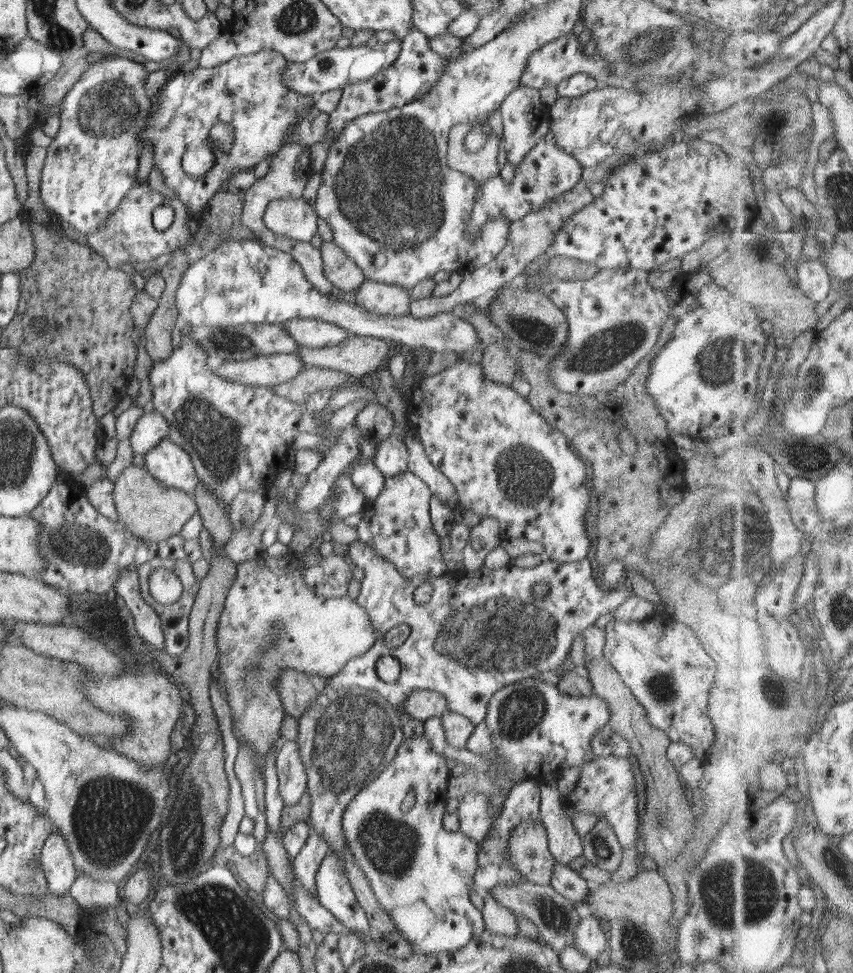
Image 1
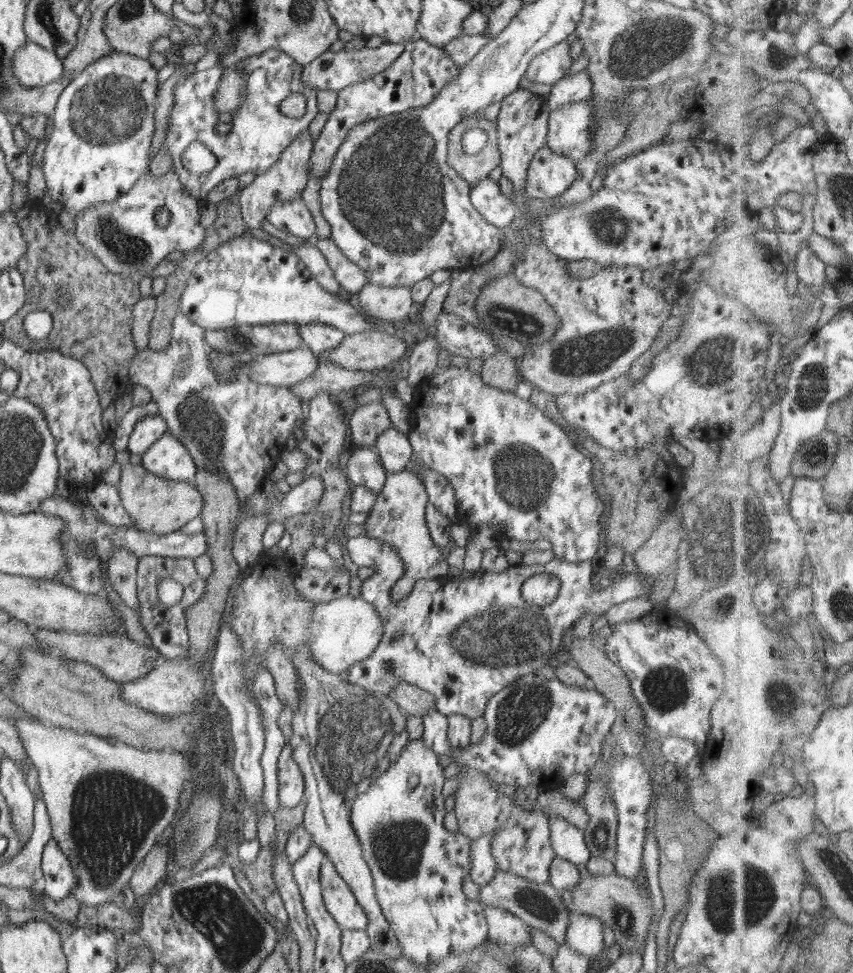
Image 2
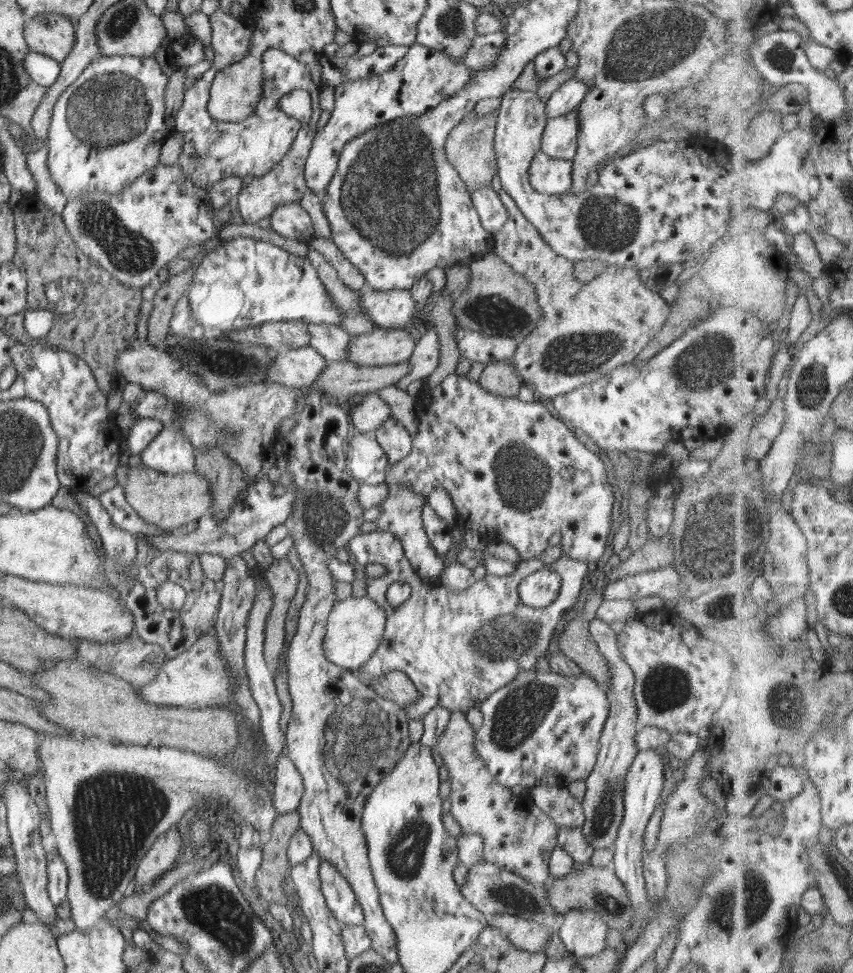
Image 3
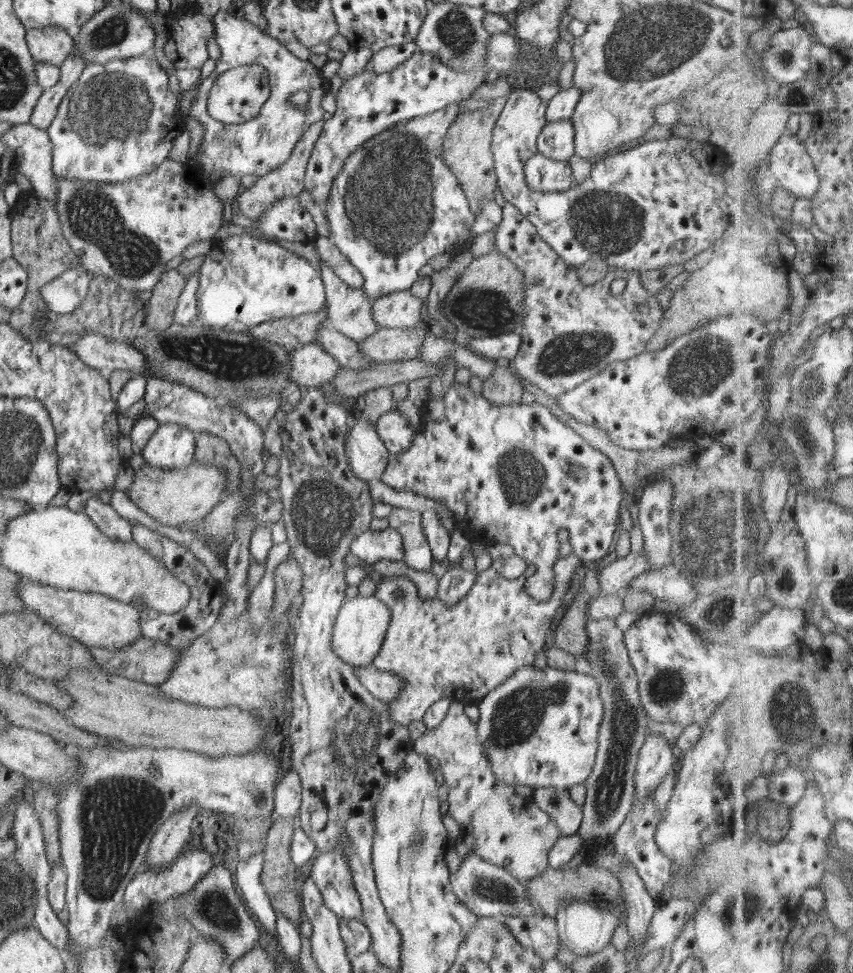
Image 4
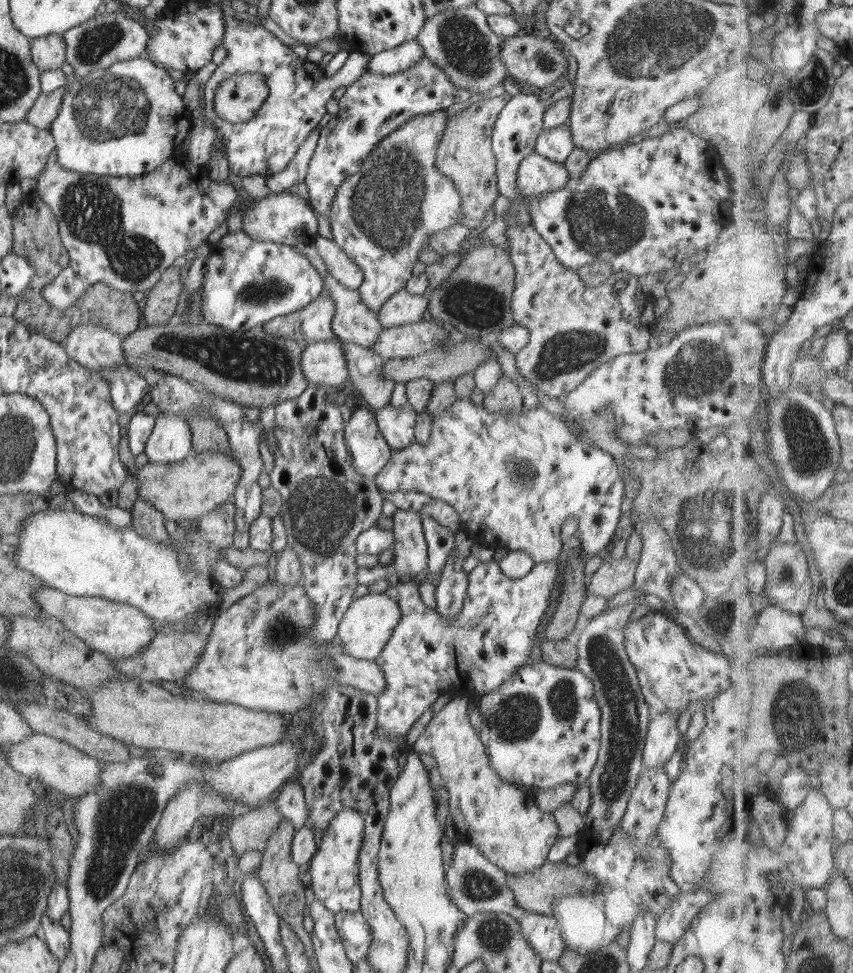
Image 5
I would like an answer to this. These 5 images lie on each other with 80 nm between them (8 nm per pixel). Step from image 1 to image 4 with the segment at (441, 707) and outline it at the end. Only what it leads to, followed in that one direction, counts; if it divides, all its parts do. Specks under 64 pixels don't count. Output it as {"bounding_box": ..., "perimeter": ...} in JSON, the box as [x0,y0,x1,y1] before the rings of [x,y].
{"bounding_box":[352,664,403,702],"perimeter":[[[373,664],[352,667],[352,670],[362,686],[366,687],[376,698],[385,702],[394,700],[403,688],[400,678],[376,669]]]}

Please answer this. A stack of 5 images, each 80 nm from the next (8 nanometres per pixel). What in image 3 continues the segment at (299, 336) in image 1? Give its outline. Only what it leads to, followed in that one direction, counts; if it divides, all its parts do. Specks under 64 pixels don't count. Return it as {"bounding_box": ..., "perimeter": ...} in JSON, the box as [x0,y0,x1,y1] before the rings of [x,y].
{"bounding_box":[308,323,351,361],"perimeter":[[[308,323],[308,344],[329,361],[347,360],[347,346],[351,336],[334,324]]]}

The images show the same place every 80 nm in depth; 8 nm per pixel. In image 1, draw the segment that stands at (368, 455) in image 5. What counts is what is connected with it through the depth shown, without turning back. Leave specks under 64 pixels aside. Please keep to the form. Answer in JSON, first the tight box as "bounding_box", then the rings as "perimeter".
{"bounding_box":[348,457,386,502],"perimeter":[[[361,457],[352,464],[348,476],[364,494],[368,502],[372,502],[380,494],[386,479],[373,463],[373,458]]]}

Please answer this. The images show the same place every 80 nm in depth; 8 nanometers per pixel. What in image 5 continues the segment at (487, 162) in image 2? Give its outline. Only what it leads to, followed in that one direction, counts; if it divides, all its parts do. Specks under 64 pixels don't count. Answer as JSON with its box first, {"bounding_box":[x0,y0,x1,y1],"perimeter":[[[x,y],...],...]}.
{"bounding_box":[435,93,511,229],"perimeter":[[[504,93],[490,100],[480,100],[475,104],[470,104],[466,110],[456,116],[448,118],[442,140],[437,148],[435,165],[450,179],[460,196],[463,220],[459,224],[471,229],[480,225],[486,212],[490,210],[491,205],[494,205],[499,195],[495,173],[497,160],[490,138],[500,112],[511,98],[510,94]]]}

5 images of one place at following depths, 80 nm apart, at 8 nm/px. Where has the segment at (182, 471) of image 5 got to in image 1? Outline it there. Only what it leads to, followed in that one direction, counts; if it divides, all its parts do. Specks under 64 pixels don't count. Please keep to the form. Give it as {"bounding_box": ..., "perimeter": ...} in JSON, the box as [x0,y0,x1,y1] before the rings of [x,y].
{"bounding_box":[113,465,196,543],"perimeter":[[[131,465],[122,471],[114,483],[113,497],[119,522],[134,537],[144,543],[160,543],[180,534],[183,526],[196,514],[195,495],[158,482],[145,467]]]}

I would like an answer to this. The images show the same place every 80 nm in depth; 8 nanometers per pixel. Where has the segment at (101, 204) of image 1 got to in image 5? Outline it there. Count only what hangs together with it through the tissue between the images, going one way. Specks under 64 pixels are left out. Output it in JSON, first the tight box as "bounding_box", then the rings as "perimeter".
{"bounding_box":[51,55,193,177],"perimeter":[[[144,55],[132,60],[114,62],[108,69],[96,70],[83,81],[75,82],[68,90],[61,102],[59,114],[52,124],[51,135],[55,140],[55,151],[58,164],[64,170],[73,170],[80,174],[95,174],[96,176],[135,177],[144,173],[155,171],[172,156],[177,156],[183,141],[193,126],[192,114],[184,107],[183,98],[176,93],[175,81],[166,70],[158,68],[154,62],[149,61]]]}

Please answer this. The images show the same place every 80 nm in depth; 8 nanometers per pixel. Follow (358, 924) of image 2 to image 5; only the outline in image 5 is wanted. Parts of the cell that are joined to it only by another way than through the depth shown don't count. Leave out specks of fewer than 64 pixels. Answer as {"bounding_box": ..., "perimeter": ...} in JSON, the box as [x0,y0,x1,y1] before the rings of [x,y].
{"bounding_box":[310,809,366,913],"perimeter":[[[342,809],[330,822],[331,826],[318,841],[318,849],[310,861],[311,889],[333,913],[358,912],[361,910],[361,888],[357,860],[363,845],[363,822],[366,821],[360,811]]]}

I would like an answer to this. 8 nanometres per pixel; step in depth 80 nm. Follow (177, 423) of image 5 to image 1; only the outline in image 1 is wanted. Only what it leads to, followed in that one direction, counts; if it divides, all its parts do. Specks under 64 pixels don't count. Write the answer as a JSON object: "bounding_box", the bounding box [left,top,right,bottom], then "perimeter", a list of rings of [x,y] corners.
{"bounding_box":[144,438,199,494],"perimeter":[[[165,438],[144,455],[144,467],[164,486],[193,494],[199,480],[189,454]]]}

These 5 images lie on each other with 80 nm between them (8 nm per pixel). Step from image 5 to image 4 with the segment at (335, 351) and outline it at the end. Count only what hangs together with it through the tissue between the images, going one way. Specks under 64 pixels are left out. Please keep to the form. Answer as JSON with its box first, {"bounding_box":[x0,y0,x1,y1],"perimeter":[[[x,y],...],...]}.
{"bounding_box":[289,342,342,389],"perimeter":[[[316,342],[302,345],[292,350],[289,356],[289,379],[304,389],[311,387],[325,388],[342,367]]]}

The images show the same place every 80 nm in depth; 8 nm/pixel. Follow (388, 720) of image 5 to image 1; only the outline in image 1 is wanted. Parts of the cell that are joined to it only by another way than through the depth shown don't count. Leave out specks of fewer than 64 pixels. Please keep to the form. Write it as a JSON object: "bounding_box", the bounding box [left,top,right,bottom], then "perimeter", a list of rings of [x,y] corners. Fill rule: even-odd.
{"bounding_box":[328,540,634,725],"perimeter":[[[356,540],[355,542],[353,542],[349,545],[348,559],[350,560],[349,563],[351,565],[353,565],[353,567],[360,567],[360,569],[362,569],[364,571],[364,575],[366,575],[366,576],[364,576],[364,579],[361,581],[362,585],[360,588],[360,596],[358,596],[357,602],[358,602],[358,605],[360,605],[360,607],[362,607],[362,609],[364,609],[364,611],[366,611],[366,613],[368,613],[368,619],[370,619],[370,622],[372,623],[373,629],[375,630],[375,635],[377,637],[376,637],[375,643],[364,654],[361,654],[360,656],[357,656],[356,658],[352,658],[352,660],[350,662],[348,662],[348,664],[346,664],[346,666],[344,666],[344,668],[342,668],[342,670],[340,670],[340,672],[338,672],[338,674],[328,678],[329,687],[333,688],[334,690],[337,690],[337,689],[340,689],[340,690],[354,689],[354,688],[368,689],[368,690],[373,690],[373,692],[380,693],[381,696],[384,697],[389,702],[391,707],[395,710],[395,713],[397,714],[397,716],[400,716],[400,722],[402,722],[402,716],[403,715],[410,715],[410,714],[408,714],[408,712],[406,712],[406,710],[403,706],[403,702],[405,702],[405,698],[407,698],[407,696],[411,692],[415,692],[415,690],[428,690],[428,691],[436,691],[437,693],[442,693],[447,698],[447,701],[449,702],[449,711],[455,712],[455,710],[451,710],[450,700],[466,700],[466,696],[462,696],[462,694],[460,694],[460,692],[458,692],[458,690],[460,690],[460,688],[456,688],[456,686],[460,686],[460,684],[466,684],[466,686],[468,686],[468,712],[470,712],[470,718],[469,719],[472,721],[472,724],[475,724],[475,725],[480,724],[482,721],[485,720],[485,716],[487,715],[487,706],[488,706],[490,697],[497,690],[500,690],[504,686],[509,686],[509,684],[520,682],[520,680],[522,680],[522,679],[534,679],[534,680],[536,680],[536,679],[538,679],[538,676],[544,674],[544,672],[559,673],[560,672],[559,666],[564,662],[564,660],[566,660],[566,655],[570,652],[570,647],[572,646],[572,641],[574,640],[574,637],[577,635],[580,635],[581,632],[585,628],[588,628],[590,625],[594,625],[594,622],[596,622],[596,620],[598,618],[600,618],[602,615],[608,614],[609,612],[613,612],[617,606],[620,606],[620,604],[626,602],[626,600],[628,598],[630,598],[630,596],[634,595],[634,591],[623,591],[620,589],[620,590],[614,590],[614,591],[610,592],[610,591],[606,590],[605,588],[599,588],[598,585],[596,585],[597,584],[596,580],[592,577],[592,564],[589,562],[588,559],[584,559],[582,561],[578,561],[578,562],[564,563],[564,562],[556,561],[555,559],[550,559],[550,558],[546,557],[546,559],[542,562],[542,564],[538,564],[538,566],[536,566],[536,568],[518,568],[518,566],[507,565],[506,567],[496,568],[496,570],[492,570],[492,569],[486,568],[483,565],[480,569],[478,569],[476,571],[472,571],[472,572],[467,572],[466,570],[462,571],[462,572],[447,571],[445,575],[442,575],[440,577],[434,577],[434,580],[432,580],[433,588],[432,588],[432,597],[430,597],[430,601],[428,601],[428,603],[418,604],[418,603],[416,603],[416,601],[414,601],[414,590],[416,590],[416,587],[418,585],[420,585],[421,583],[425,583],[426,578],[419,577],[419,576],[416,576],[412,579],[404,578],[404,576],[402,576],[402,574],[400,574],[400,572],[398,572],[398,570],[396,570],[396,567],[394,567],[394,564],[386,561],[386,559],[384,559],[384,557],[380,557],[380,555],[376,555],[376,553],[374,553],[374,549],[370,549],[370,547],[368,547],[368,545],[362,544],[362,542],[360,542],[360,540]],[[542,581],[544,581],[544,585],[548,586],[548,592],[546,592],[546,594],[544,594],[544,596],[540,596],[540,598],[536,598],[536,594],[532,594],[532,588],[534,585],[538,585],[538,583],[542,583]],[[400,624],[406,624],[406,626],[409,626],[411,628],[410,634],[409,634],[408,638],[406,638],[404,643],[400,644],[400,646],[398,646],[397,648],[388,648],[388,646],[386,646],[386,642],[384,642],[384,636],[386,636],[386,634],[388,634],[388,632],[390,632],[390,630],[392,630],[392,628],[394,628],[394,626],[400,626]],[[382,656],[394,656],[394,658],[397,658],[400,662],[400,678],[398,678],[398,680],[396,680],[396,682],[392,682],[392,684],[388,684],[388,682],[383,682],[377,675],[376,662],[377,662],[378,658],[382,658]]]}

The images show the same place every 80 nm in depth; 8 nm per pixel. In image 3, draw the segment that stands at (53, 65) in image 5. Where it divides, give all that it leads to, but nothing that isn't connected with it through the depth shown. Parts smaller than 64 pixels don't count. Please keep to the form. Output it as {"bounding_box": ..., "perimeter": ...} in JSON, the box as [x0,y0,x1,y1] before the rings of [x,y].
{"bounding_box":[23,11,75,64],"perimeter":[[[46,11],[26,20],[23,31],[30,51],[44,54],[61,64],[72,51],[75,29],[68,17]]]}

